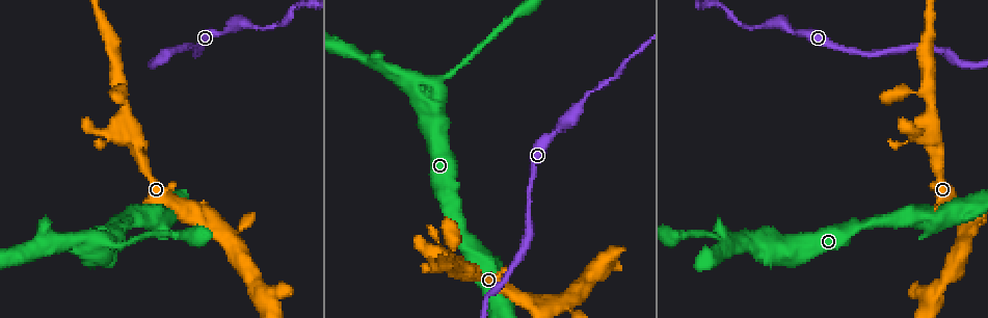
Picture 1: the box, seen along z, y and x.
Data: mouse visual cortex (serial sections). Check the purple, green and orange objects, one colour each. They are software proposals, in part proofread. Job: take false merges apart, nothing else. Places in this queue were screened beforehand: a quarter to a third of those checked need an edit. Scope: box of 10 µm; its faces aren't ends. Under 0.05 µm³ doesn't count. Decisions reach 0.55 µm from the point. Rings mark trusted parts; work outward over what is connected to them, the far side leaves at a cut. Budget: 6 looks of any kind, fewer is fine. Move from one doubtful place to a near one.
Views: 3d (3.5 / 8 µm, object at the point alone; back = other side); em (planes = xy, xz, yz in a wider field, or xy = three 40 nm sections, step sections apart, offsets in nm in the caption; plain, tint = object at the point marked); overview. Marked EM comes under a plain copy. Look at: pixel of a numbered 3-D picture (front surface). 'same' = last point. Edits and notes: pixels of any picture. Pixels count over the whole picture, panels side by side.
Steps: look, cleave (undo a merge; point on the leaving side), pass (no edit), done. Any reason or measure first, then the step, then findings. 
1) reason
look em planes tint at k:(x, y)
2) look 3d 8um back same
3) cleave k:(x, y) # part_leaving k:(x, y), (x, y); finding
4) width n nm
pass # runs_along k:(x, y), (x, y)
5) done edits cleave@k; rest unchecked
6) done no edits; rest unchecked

sudden change in width
look 3d 3.5um at 1:(227, 237)

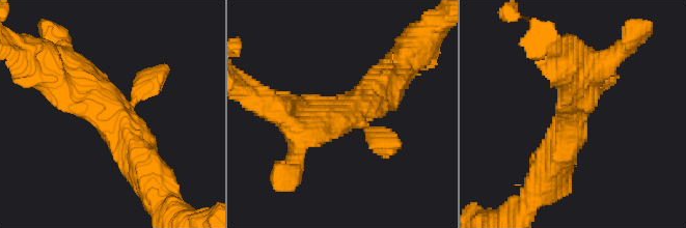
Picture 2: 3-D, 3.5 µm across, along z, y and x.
look em xy step 3 tint at 2:(113, 114)

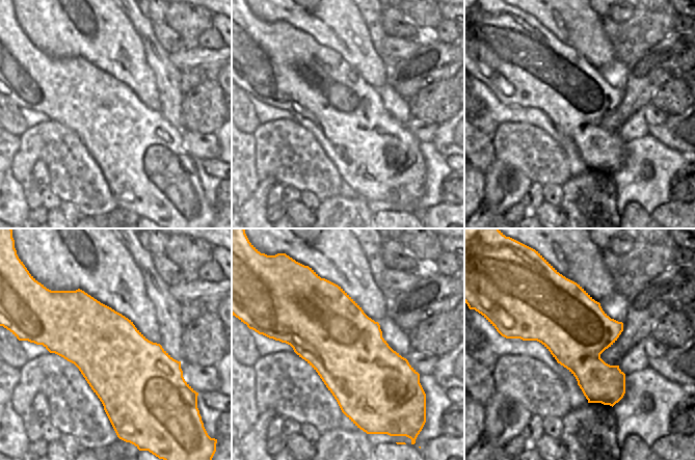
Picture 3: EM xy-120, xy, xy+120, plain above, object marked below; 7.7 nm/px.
look em planes tint same

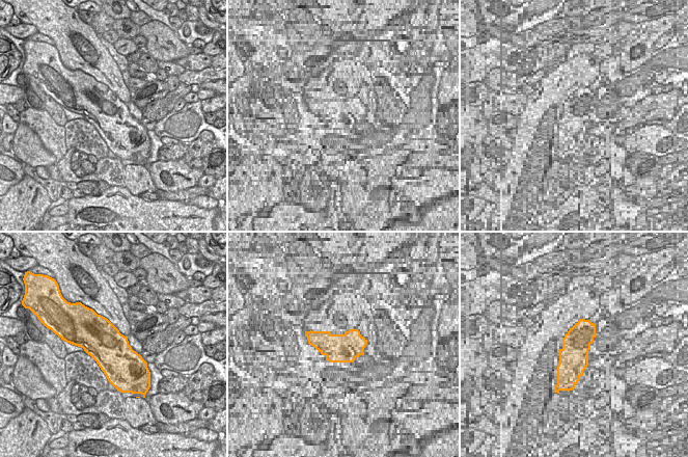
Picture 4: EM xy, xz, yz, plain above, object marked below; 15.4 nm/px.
pass # runs_along 2:(55, 75), (116, 116), (144, 167); continuous, no second cell

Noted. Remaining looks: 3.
look 3d 8um at 1:(765, 244)

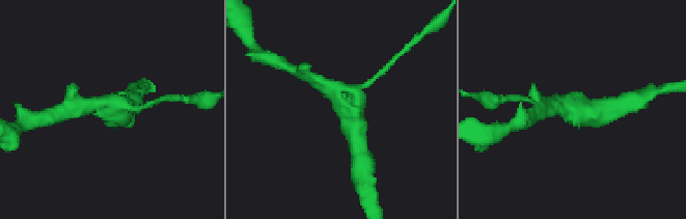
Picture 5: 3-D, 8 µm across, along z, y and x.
look 3d 3.5um back same

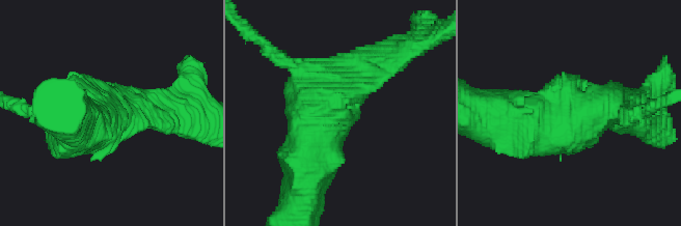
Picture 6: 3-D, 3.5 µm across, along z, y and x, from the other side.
shape alone is not enough
look em xy step 3 tint at 6:(108, 113)

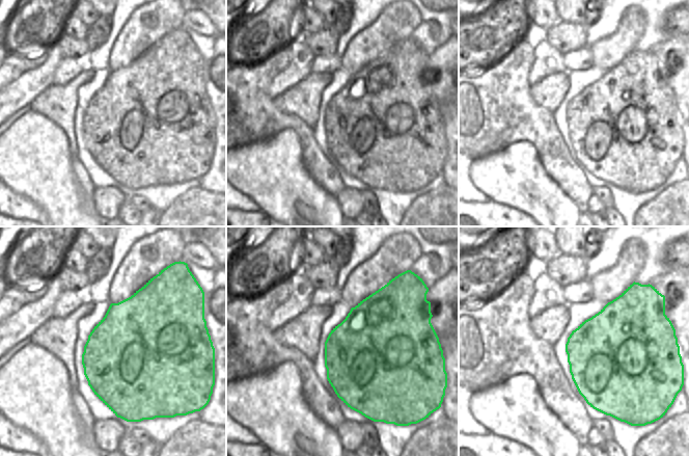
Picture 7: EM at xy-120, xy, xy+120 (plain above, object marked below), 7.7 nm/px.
pass # runs_along 6:(305, 184), (353, 75); one cell here

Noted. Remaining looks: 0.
done no edits; rest unchecked

